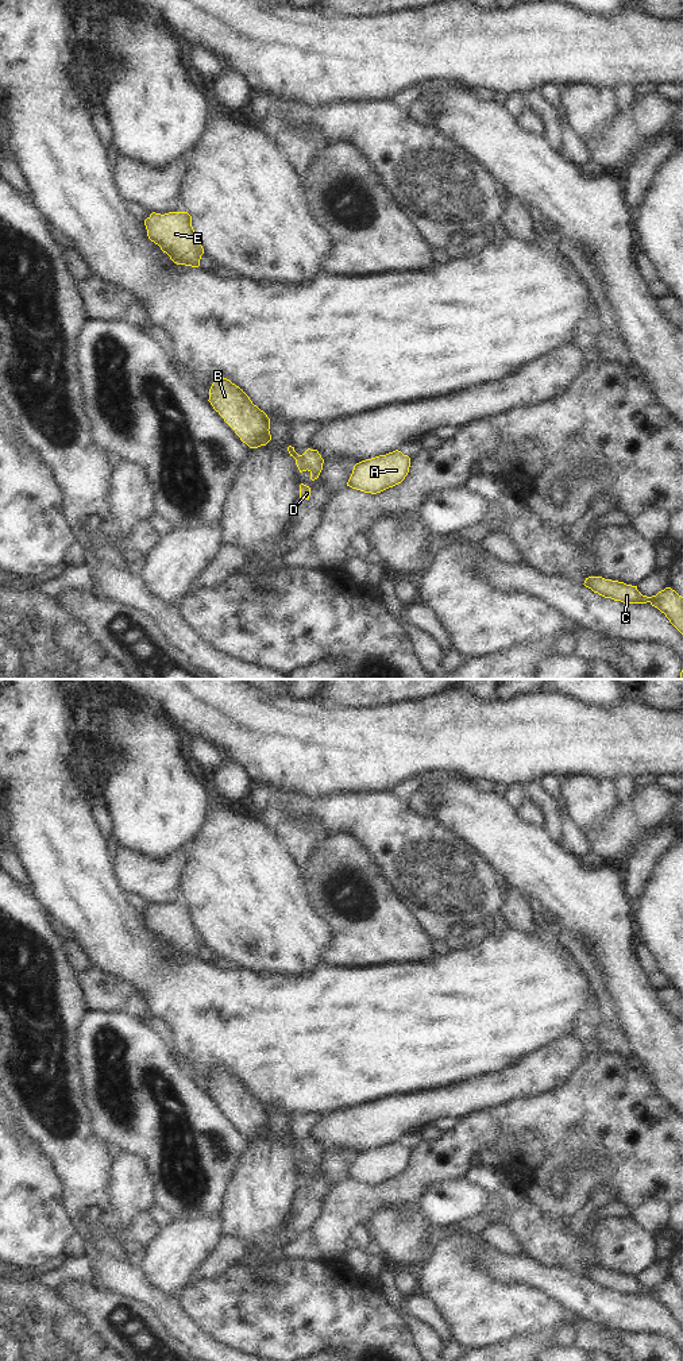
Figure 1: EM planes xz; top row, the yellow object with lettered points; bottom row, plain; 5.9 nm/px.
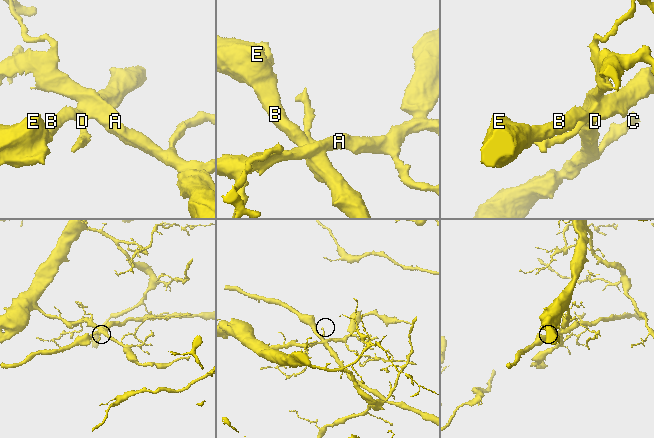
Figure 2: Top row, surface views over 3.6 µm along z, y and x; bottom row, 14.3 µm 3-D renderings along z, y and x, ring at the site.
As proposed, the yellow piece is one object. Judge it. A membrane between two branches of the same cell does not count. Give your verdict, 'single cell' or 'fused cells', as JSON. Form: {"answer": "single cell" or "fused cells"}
{"answer": "fused cells"}

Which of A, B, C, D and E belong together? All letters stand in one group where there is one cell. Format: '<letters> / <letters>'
A C / B D E

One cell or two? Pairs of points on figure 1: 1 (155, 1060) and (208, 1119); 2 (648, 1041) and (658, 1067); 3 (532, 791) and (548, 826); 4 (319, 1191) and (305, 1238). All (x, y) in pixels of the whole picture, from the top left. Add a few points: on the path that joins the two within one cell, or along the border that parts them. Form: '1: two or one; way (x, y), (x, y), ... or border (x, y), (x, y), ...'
1: one; way (169, 1075), (178, 1090), (193, 1105)
2: one; way (655, 1048), (658, 1051), (658, 1060)
3: one; way (540, 799), (550, 810), (550, 818)
4: two; border (311, 1228), (301, 1232), (293, 1240)

